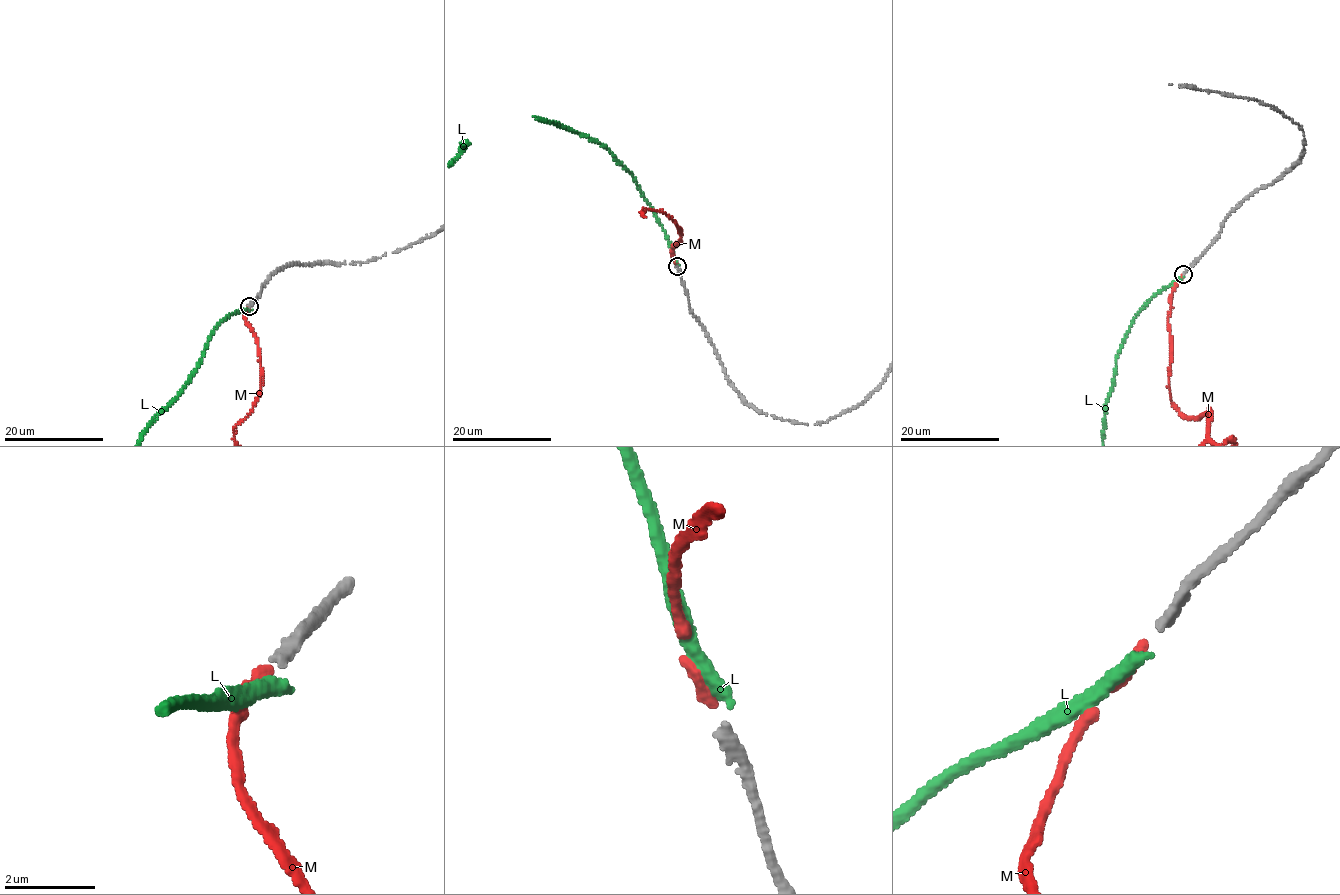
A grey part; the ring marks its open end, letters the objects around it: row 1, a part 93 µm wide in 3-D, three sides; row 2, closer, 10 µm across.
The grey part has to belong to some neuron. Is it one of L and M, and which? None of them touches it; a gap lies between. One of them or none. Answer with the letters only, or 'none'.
M

